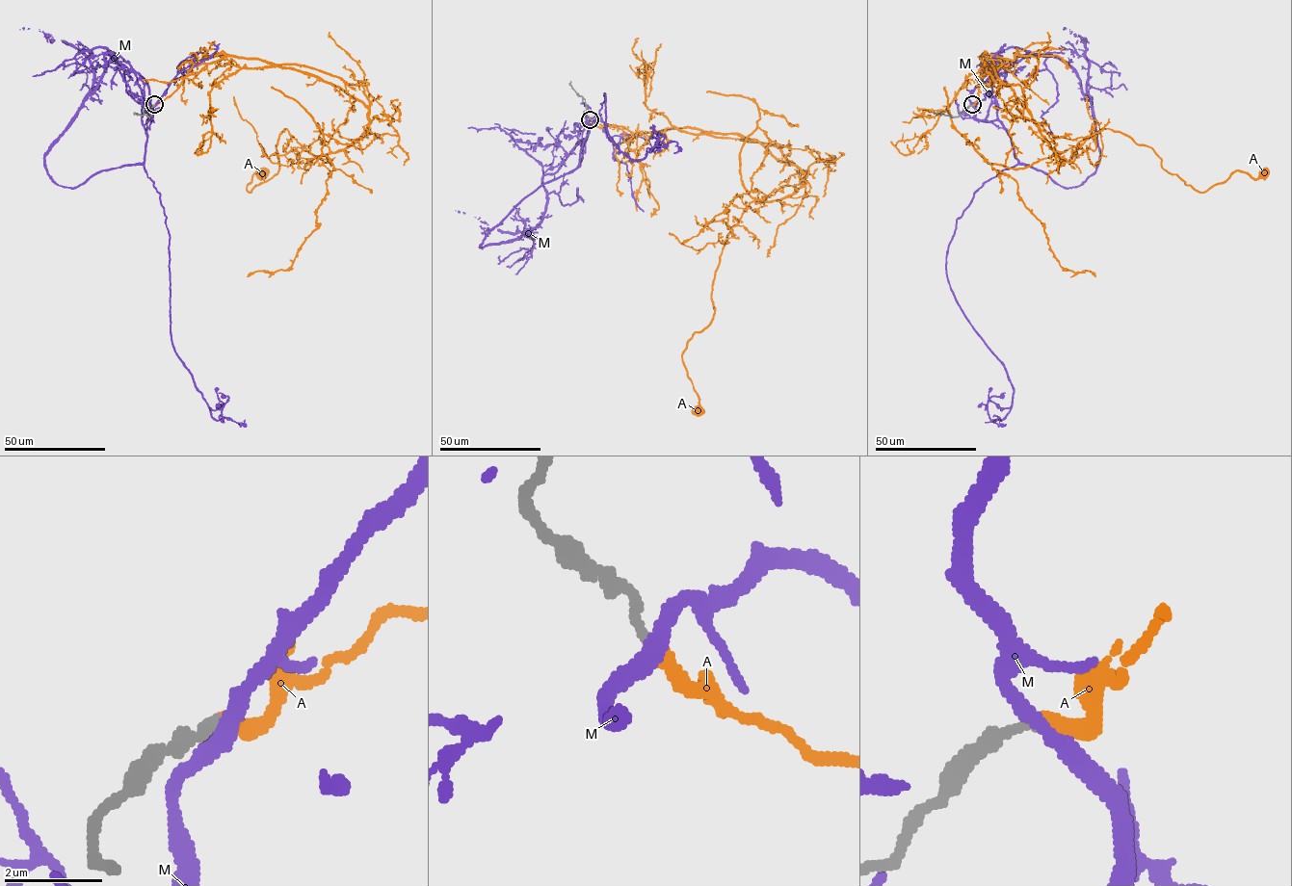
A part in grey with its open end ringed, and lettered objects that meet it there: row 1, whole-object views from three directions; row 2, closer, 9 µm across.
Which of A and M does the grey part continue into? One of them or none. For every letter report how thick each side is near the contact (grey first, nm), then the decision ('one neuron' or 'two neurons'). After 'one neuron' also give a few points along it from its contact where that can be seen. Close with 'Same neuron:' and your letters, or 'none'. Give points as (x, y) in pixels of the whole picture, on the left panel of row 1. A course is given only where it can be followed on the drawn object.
A: 190/300 nm | one neuron | via (154, 105), (231, 56), (368, 108), (324, 155), (284, 129), (279, 170), (250, 192), (262, 172)
M: 190/360 nm | two neurons
Same neuron: A

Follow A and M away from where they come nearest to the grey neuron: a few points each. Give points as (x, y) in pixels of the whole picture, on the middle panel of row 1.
A: (590, 119), (740, 135), (804, 173), (727, 236), (712, 322), (682, 355), (698, 409)
M: (590, 119), (579, 165), (580, 148), (605, 93), (611, 141), (637, 161), (661, 135), (654, 152)

